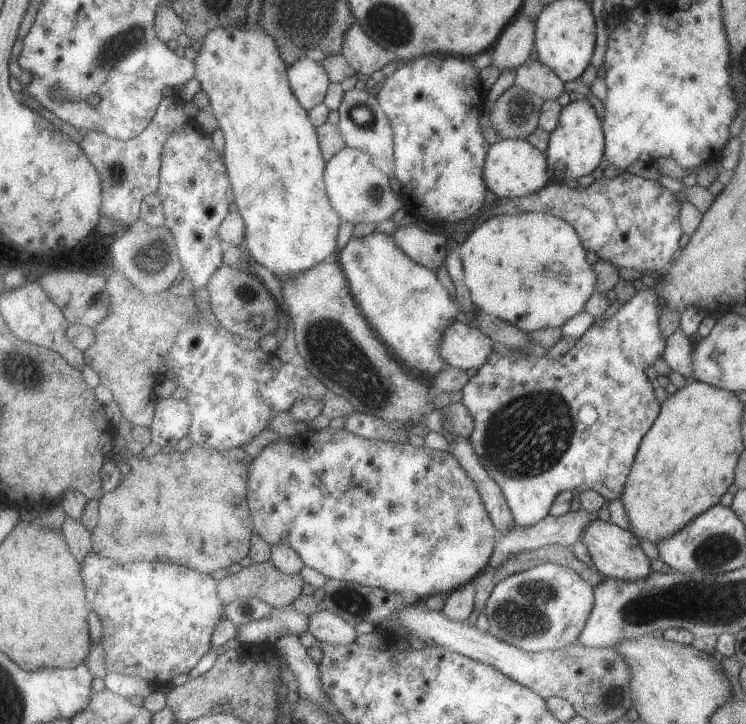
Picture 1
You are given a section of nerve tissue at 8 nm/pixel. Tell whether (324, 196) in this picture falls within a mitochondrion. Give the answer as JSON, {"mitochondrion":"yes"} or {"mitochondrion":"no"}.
{"mitochondrion":"no"}

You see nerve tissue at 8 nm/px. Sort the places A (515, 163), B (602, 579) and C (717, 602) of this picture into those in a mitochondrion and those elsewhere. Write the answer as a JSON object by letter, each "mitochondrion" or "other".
{"A":"other","B":"other","C":"mitochondrion"}

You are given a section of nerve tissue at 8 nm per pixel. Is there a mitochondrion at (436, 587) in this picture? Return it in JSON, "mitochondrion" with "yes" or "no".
{"mitochondrion":"no"}

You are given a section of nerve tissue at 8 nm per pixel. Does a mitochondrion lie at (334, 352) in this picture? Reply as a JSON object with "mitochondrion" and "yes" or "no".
{"mitochondrion":"yes"}

